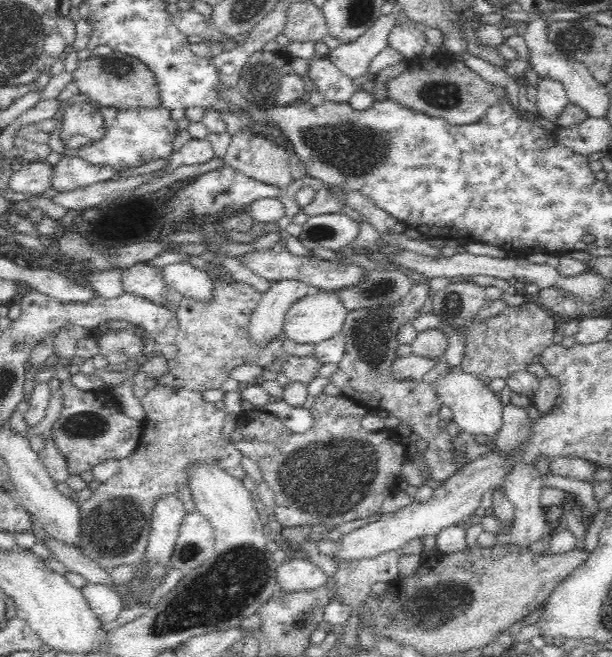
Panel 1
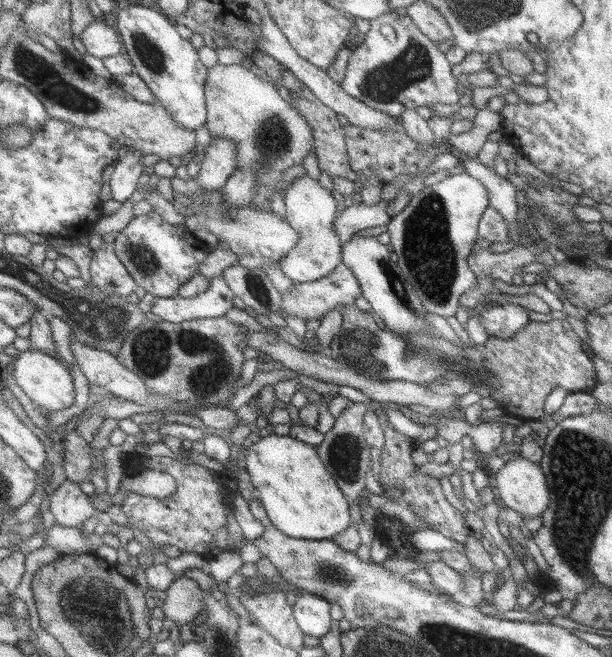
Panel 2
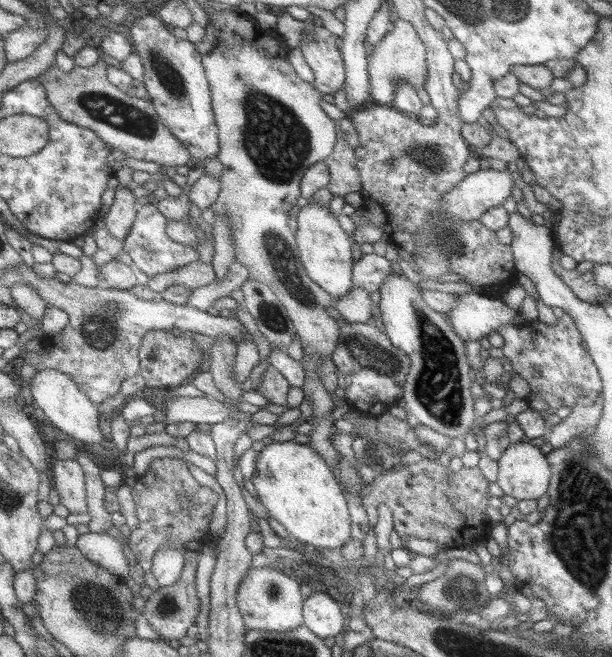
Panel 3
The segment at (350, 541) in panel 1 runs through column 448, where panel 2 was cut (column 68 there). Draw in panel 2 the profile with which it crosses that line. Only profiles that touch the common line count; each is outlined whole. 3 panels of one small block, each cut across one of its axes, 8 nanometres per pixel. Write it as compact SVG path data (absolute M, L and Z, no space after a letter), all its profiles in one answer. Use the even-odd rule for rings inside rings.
M65 480L49 500L49 511L53 514L54 524L65 528L75 528L85 520L101 516L89 495L81 490L81 486L73 480Z

